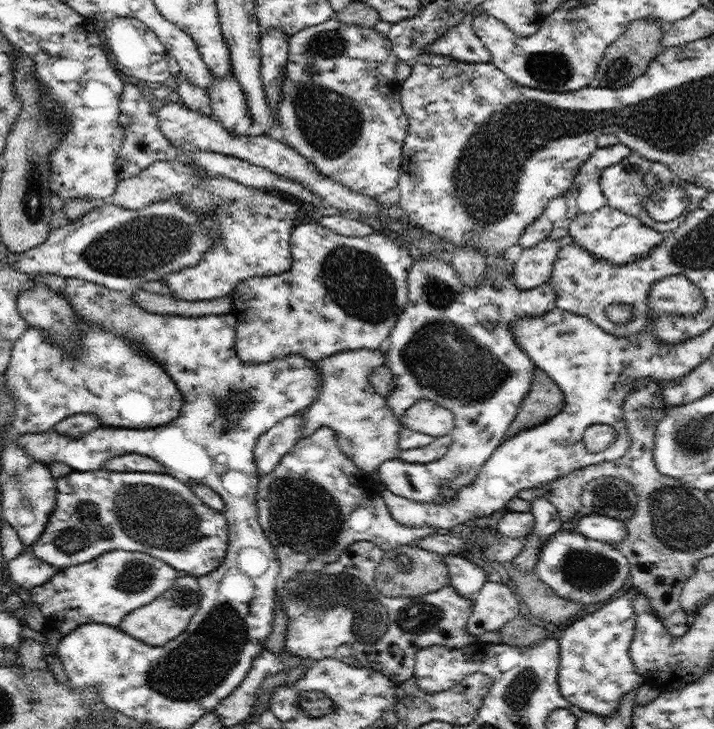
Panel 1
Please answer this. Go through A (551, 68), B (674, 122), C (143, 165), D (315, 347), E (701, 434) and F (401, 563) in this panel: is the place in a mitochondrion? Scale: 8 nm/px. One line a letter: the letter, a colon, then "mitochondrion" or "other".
A: mitochondrion
B: mitochondrion
C: other
D: other
E: mitochondrion
F: mitochondrion

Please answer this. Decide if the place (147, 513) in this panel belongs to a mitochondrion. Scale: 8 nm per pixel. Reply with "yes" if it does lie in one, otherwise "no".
yes

